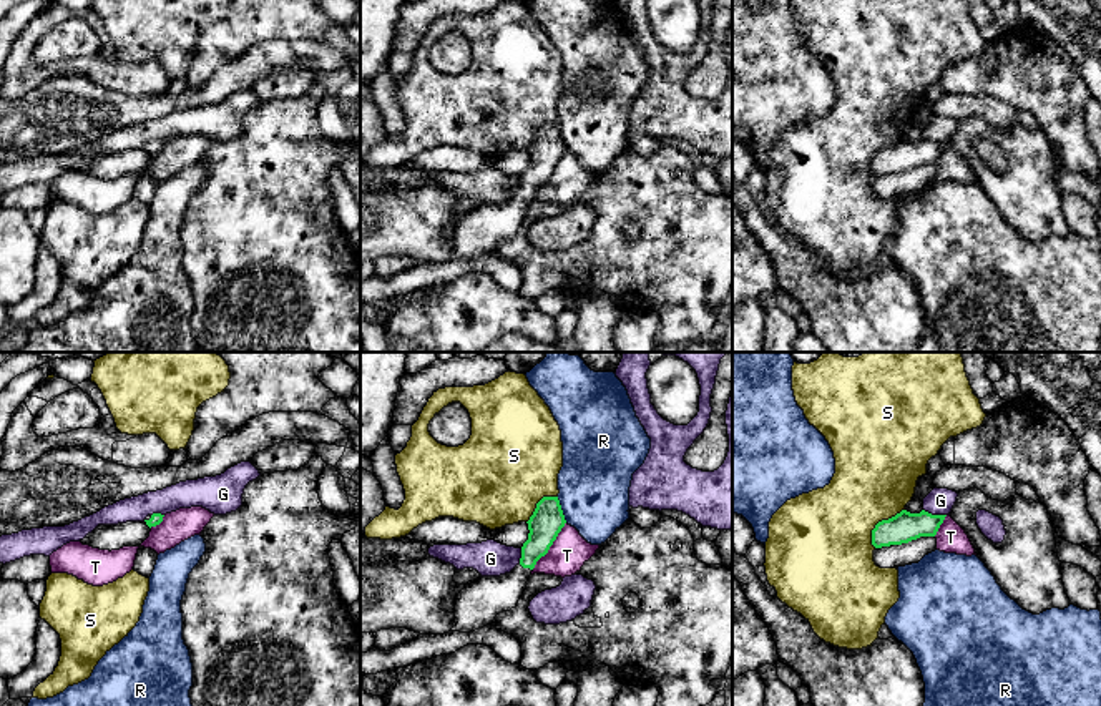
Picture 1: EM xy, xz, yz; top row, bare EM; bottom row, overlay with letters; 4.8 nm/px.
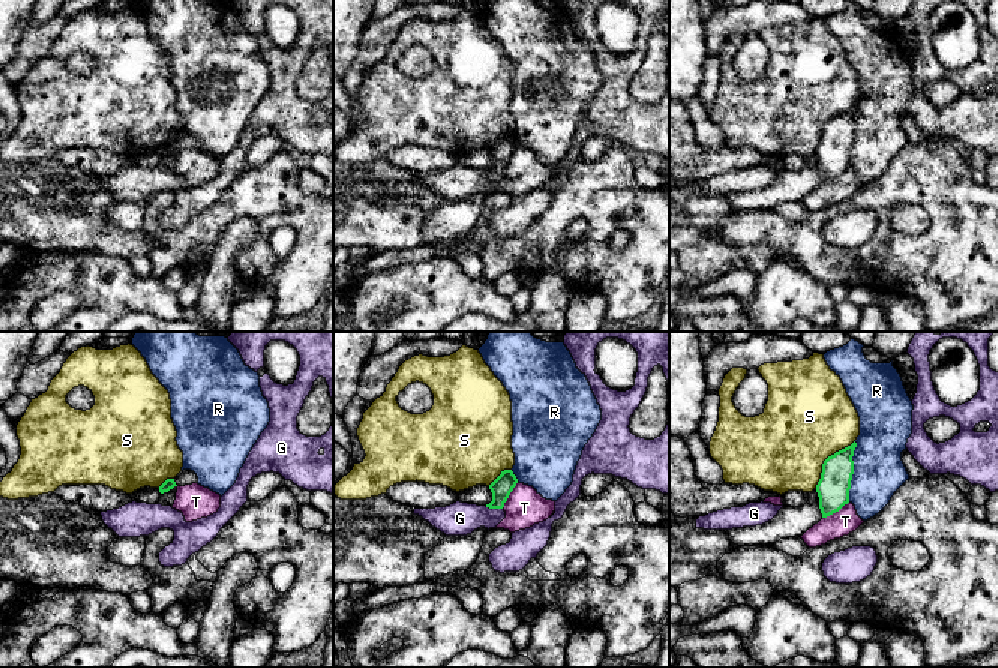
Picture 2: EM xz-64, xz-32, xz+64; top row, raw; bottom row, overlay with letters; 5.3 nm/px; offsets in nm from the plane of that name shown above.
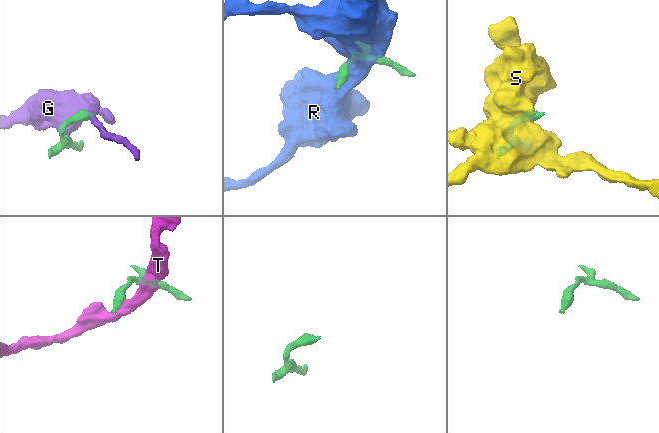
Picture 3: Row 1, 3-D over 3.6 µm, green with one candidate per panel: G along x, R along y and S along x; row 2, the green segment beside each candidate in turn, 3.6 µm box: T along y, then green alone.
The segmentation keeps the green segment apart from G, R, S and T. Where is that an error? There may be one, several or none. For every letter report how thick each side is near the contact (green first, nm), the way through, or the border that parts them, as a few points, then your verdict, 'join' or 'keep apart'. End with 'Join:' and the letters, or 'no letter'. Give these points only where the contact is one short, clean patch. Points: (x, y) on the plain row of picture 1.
G: calibres 150 and 130 nm; keep apart
R: calibres 160 and 340 nm; keep apart
S: calibres 150 and 420 nm; keep apart
T: calibres 160 and 180 nm; border xz (565, 150), (550, 176), (532, 196); keep apart
Join: no letter

